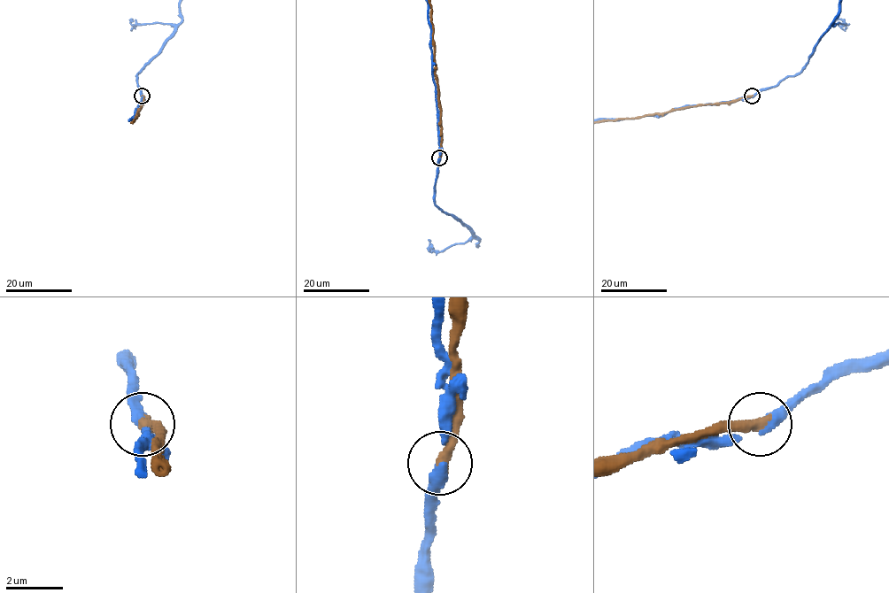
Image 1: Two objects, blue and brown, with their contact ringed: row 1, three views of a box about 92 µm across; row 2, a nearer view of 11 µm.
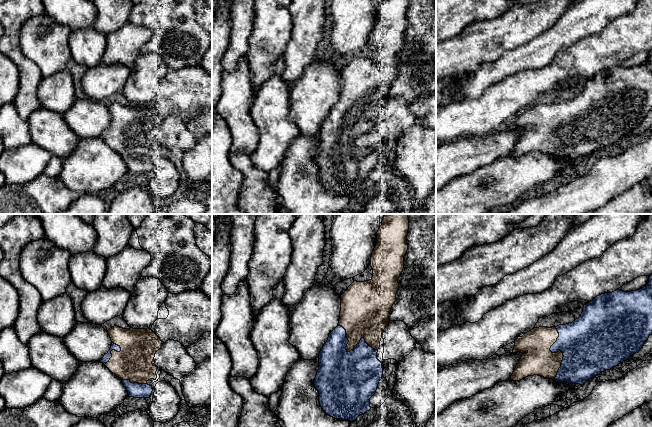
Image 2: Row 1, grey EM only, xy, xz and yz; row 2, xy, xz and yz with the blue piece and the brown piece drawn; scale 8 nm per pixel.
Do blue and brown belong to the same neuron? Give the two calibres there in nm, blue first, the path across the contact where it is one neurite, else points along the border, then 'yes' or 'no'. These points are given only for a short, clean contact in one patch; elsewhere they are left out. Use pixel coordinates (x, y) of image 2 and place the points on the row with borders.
480/260 nm | no

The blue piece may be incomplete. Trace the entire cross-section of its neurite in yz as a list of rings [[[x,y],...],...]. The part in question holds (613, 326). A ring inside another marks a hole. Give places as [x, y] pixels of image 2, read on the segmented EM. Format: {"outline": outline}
{"outline": [[[652,275],[642,289],[631,292],[617,289],[597,296],[584,305],[578,319],[556,329],[559,337],[550,351],[560,350],[564,356],[556,382],[583,385],[601,372],[616,367],[639,351],[652,334]]]}

